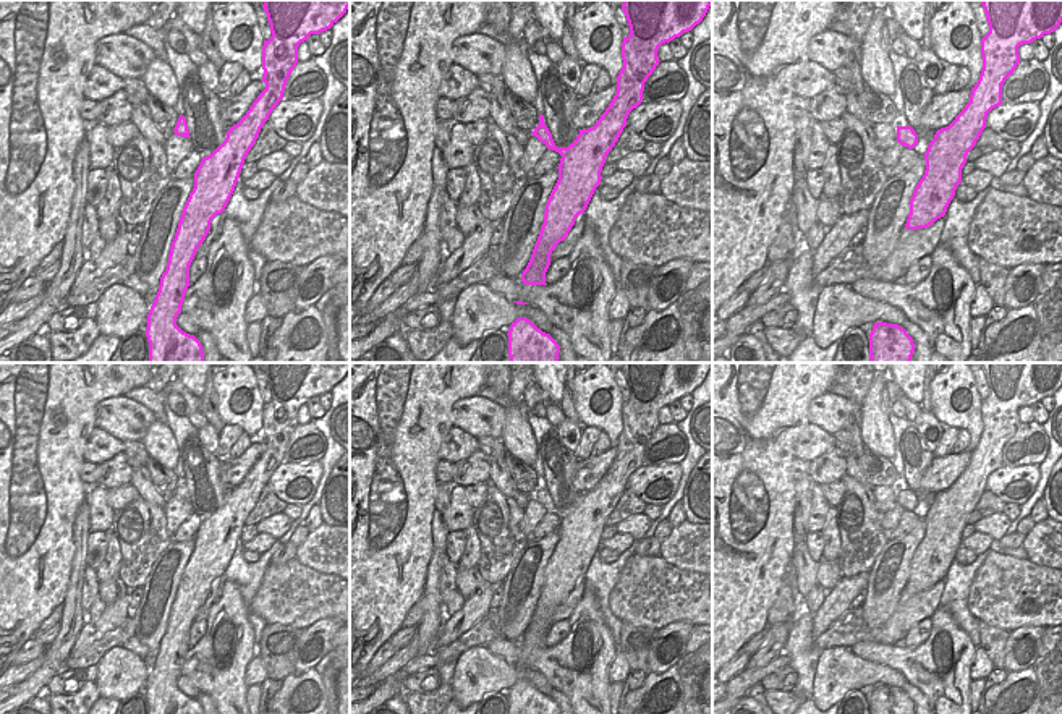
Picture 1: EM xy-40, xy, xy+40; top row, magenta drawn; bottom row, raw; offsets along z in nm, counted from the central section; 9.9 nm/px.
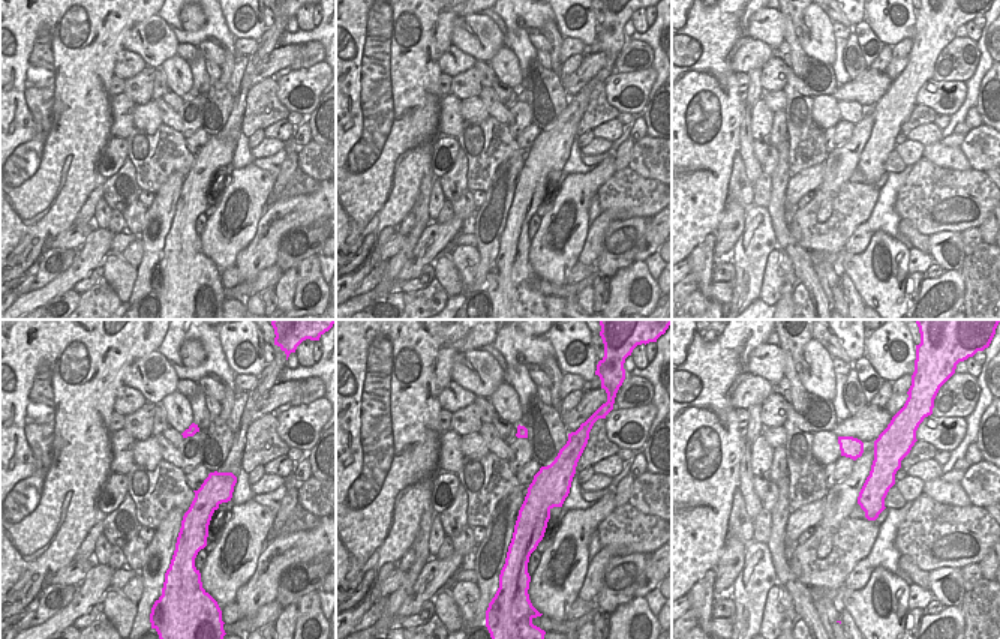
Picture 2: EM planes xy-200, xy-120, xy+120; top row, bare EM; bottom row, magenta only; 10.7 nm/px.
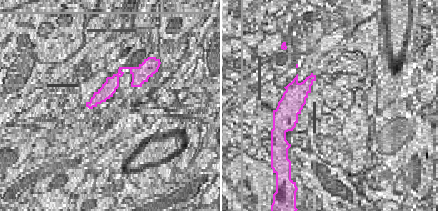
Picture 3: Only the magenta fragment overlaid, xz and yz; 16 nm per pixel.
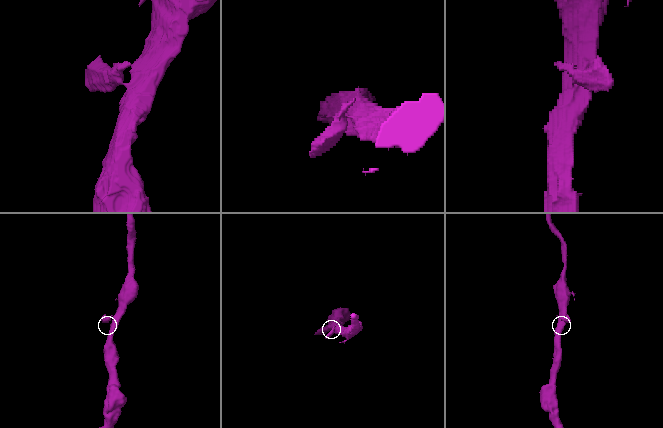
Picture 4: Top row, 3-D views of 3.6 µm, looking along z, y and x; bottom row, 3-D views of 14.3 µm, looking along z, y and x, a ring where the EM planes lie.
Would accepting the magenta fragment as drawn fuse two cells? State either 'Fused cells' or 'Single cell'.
Single cell.

